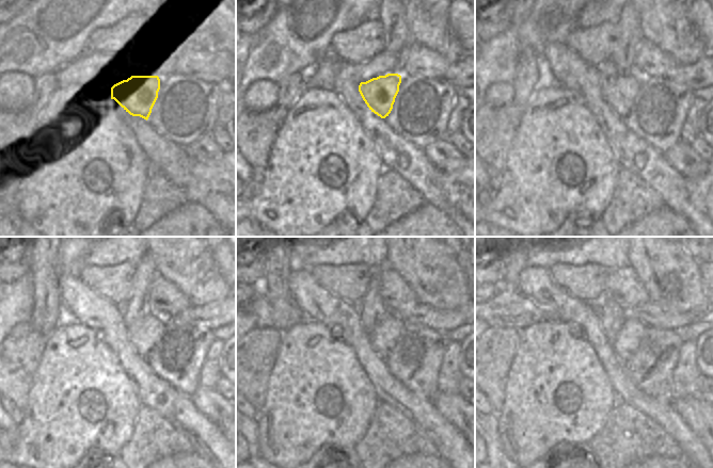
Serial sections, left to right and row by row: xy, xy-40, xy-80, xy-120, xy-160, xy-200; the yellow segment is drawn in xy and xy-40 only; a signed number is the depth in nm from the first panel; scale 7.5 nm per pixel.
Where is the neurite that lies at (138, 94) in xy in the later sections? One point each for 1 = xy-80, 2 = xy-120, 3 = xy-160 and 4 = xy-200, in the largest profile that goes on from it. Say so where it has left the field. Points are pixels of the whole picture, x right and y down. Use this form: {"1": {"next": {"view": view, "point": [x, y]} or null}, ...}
{"1": {"next": {"view": "xy-80", "point": [620, 93]}}, "2": {"next": {"view": "xy-120", "point": [145, 327]}}, "3": {"next": {"view": "xy-160", "point": [384, 328]}}, "4": {"next": {"view": "xy-200", "point": [626, 336]}}}

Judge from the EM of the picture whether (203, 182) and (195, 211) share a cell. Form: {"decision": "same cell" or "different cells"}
{"decision": "different cells"}

